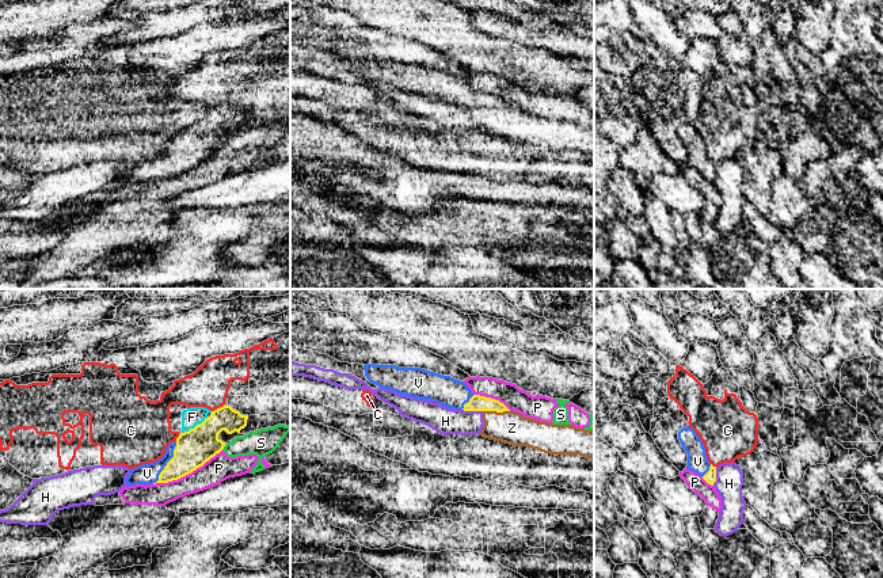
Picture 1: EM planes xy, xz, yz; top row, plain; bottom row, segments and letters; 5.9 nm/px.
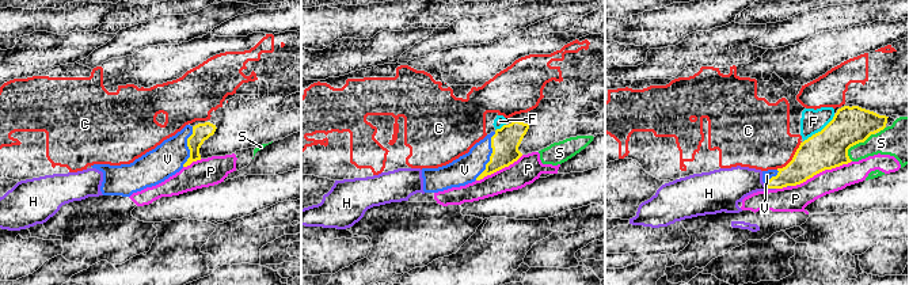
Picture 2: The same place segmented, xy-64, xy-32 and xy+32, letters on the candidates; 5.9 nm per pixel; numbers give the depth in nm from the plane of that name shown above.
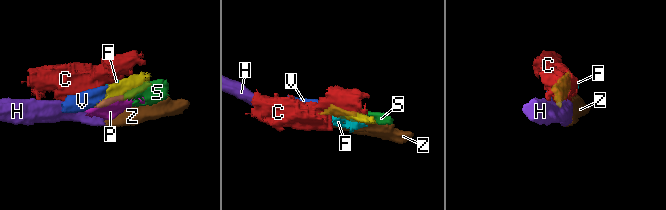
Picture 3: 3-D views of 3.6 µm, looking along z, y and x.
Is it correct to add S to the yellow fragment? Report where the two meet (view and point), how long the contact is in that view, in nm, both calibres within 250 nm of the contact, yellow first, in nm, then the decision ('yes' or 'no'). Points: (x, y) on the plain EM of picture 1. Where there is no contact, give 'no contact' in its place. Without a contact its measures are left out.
xy (223, 144) | 40 nm | 220/160 nm | no

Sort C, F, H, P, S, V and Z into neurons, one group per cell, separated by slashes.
C F / H Z / P S / V

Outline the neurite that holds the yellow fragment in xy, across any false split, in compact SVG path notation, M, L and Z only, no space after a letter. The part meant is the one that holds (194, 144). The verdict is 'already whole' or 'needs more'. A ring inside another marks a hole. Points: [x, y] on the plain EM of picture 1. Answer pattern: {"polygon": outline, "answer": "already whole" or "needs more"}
{"polygon": "M228 100L212 107L202 119L180 129L161 155L133 164L126 174L127 183L168 179L191 170L224 145L225 138L218 134L222 126L228 130L240 129L247 115L248 111L241 111Z", "answer": "needs more"}

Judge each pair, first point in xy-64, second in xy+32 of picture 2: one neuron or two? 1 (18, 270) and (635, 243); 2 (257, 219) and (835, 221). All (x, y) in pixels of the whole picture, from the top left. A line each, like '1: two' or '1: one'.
1: one
2: one

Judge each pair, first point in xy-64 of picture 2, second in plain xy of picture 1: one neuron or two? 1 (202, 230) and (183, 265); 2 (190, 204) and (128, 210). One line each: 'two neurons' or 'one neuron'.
1: one neuron
2: two neurons

